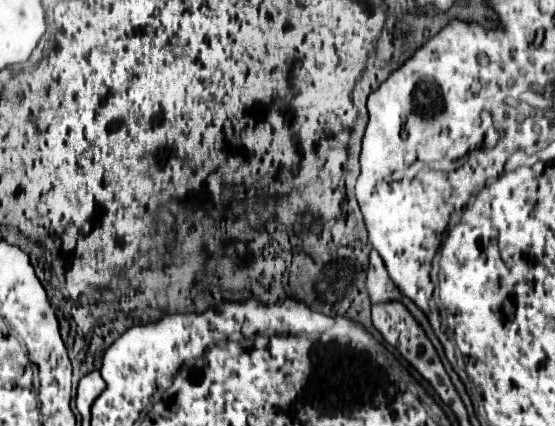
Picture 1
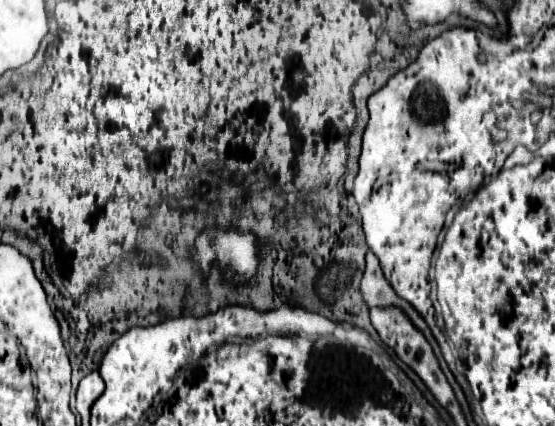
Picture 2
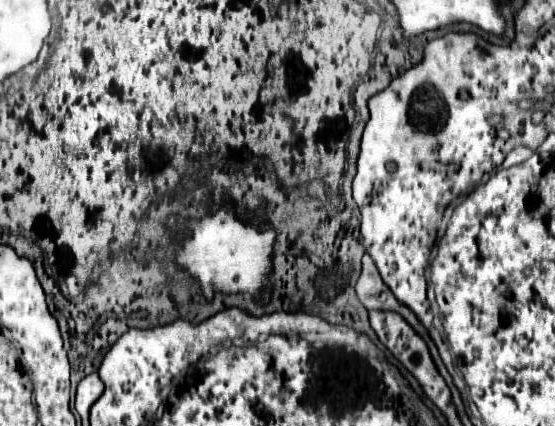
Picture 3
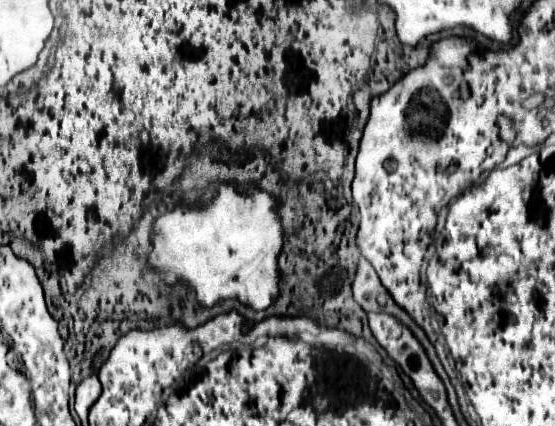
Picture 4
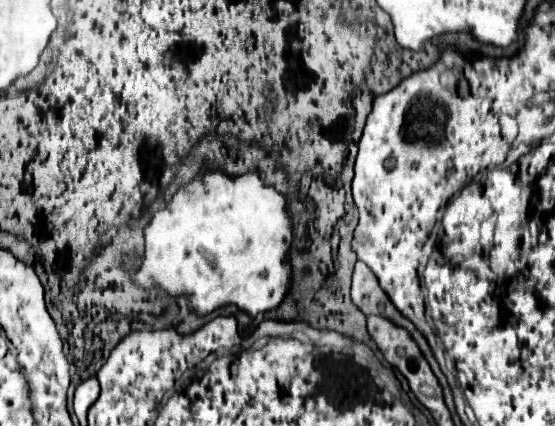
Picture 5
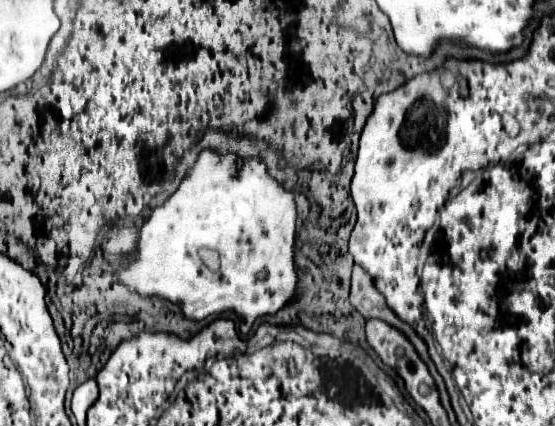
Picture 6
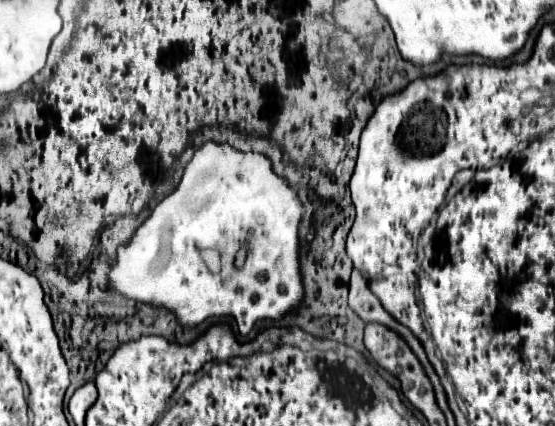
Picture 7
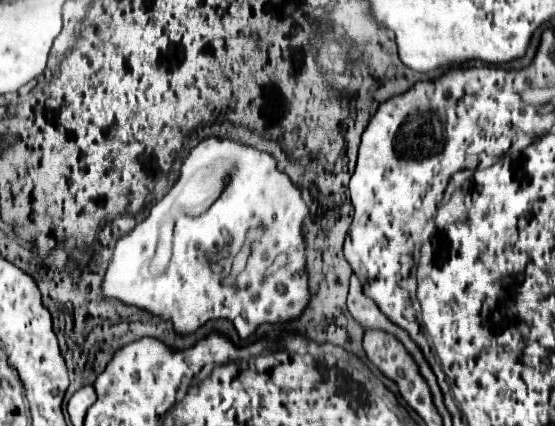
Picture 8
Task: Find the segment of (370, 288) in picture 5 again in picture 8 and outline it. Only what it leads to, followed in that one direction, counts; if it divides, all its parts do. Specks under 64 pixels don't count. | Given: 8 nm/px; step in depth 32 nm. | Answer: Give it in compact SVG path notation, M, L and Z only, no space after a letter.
M356 276L350 278L350 294L348 294L348 310L350 314L362 324L364 330L368 328L380 328L386 332L394 332L396 326L378 312L378 306L374 306L374 300L368 300L368 296L362 292L362 284Z

